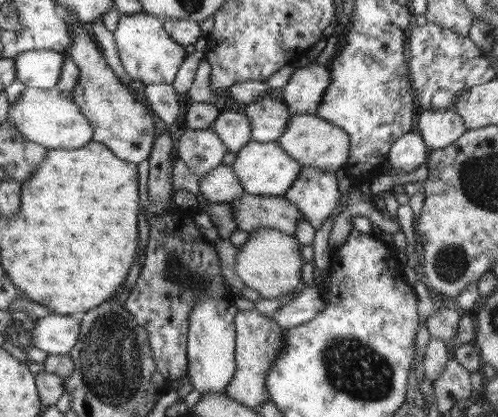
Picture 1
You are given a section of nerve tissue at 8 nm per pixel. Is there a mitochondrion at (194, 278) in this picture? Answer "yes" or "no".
yes

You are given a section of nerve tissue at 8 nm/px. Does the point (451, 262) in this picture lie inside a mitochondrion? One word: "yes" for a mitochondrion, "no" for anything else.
yes

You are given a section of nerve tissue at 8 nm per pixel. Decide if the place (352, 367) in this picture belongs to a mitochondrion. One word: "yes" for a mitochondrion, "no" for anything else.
yes

